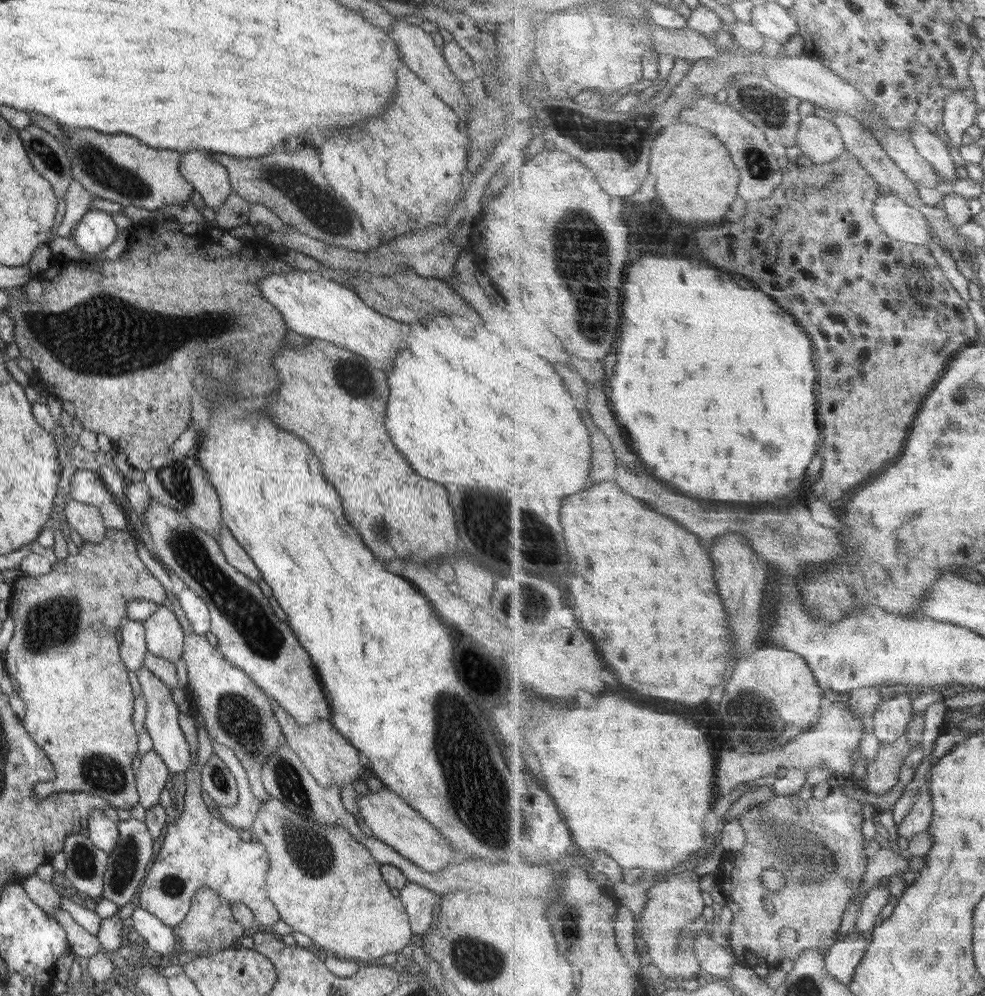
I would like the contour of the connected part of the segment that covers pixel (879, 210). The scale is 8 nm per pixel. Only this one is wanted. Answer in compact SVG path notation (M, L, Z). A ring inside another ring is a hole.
M897 194L877 198L874 215L888 236L900 244L926 247L933 241L927 218Z

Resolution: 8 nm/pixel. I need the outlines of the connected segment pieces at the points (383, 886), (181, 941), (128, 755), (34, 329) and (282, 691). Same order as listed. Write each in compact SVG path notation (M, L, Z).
M272 796L262 802L248 830L268 854L269 869L264 876L268 899L278 911L279 918L293 931L305 934L313 945L321 946L326 953L358 963L377 960L409 944L412 932L400 900L389 893L390 888L382 879L379 864L347 830L340 826L321 826L291 812Z
M206 886L196 892L181 922L171 929L174 941L181 946L182 952L197 954L199 957L238 945L239 939L244 936L244 928L234 921L229 905L220 898L217 890L213 891Z
M106 529L104 539L101 542L90 543L89 541L83 541L81 547L78 548L77 554L67 554L62 559L57 559L50 567L50 571L45 573L45 575L40 575L39 577L20 576L10 588L8 615L13 620L14 628L11 641L7 644L5 660L2 664L8 675L17 682L17 695L22 700L25 709L25 714L20 720L23 729L27 732L29 738L46 754L54 768L54 779L43 781L43 784L41 784L41 792L43 794L35 794L39 798L46 798L47 794L74 794L80 796L84 793L89 793L106 800L109 807L121 808L121 810L131 810L131 807L138 803L138 794L136 793L134 781L135 772L131 769L131 762L133 762L139 746L137 744L139 729L131 722L134 696L131 693L129 681L127 681L128 670L122 664L121 658L119 658L115 631L125 621L125 609L127 609L127 603L131 602L131 600L142 598L146 602L161 606L166 594L160 582L153 578L151 573L145 568L145 565L141 563L135 549L135 539L126 530L114 531L113 529Z
M172 220L171 222L159 222L153 226L143 226L133 230L129 235L129 246L118 257L113 259L105 259L95 263L87 263L83 260L71 260L65 257L54 256L49 268L43 273L43 280L40 285L44 288L40 302L28 302L24 298L22 287L9 288L4 291L10 296L11 305L1 310L11 317L15 323L14 326L14 342L20 351L18 358L25 358L31 362L33 369L37 372L37 376L46 388L48 394L51 394L59 400L67 400L74 406L74 416L81 422L82 428L91 430L95 434L105 434L111 444L115 444L126 454L126 461L135 468L135 470L146 471L150 467L150 460L156 455L170 450L178 436L190 424L190 392L193 389L200 389L200 382L203 378L203 370L200 370L198 358L207 353L222 352L236 360L236 370L227 377L225 381L223 396L237 396L241 401L253 402L253 396L261 396L265 392L273 392L279 382L275 378L274 356L281 348L286 348L289 344L285 334L288 330L284 318L278 313L278 310L265 300L265 297L256 287L257 282L270 274L283 274L292 272L292 268L285 262L279 260L277 254L273 259L273 250L267 250L261 244L253 244L243 248L243 258L239 258L239 254L229 254L221 248L221 274L219 268L215 264L217 260L217 244L211 242L199 242L194 236L188 236L181 232L179 222Z
M150 498L144 512L144 521L149 532L149 541L153 543L151 549L155 558L166 570L173 571L177 578L183 581L184 586L207 606L210 617L209 632L217 639L217 648L223 659L244 672L251 682L277 703L297 725L307 726L317 719L329 721L331 713L309 655L299 645L290 625L275 616L257 584L250 582L247 577L237 572L236 568L229 566L218 542L195 528L176 510L161 506Z

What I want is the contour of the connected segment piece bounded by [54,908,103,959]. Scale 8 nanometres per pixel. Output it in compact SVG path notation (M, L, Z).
M58 908L54 918L59 921L59 925L65 931L66 945L75 957L87 959L103 951L97 937L87 933L85 929L75 923L67 911Z

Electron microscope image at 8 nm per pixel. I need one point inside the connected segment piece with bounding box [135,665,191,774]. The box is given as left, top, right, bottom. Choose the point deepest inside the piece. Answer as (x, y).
(161, 716)

